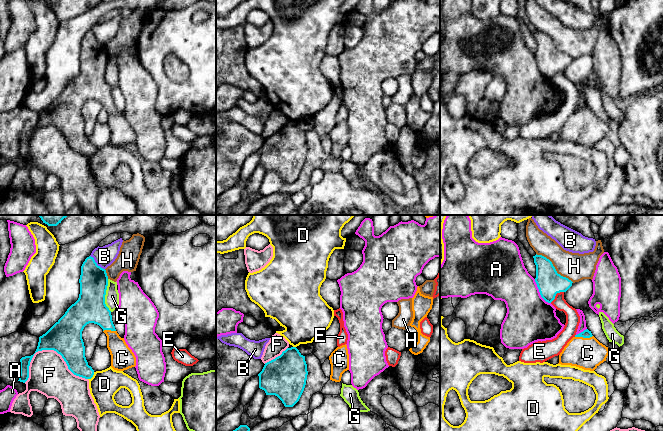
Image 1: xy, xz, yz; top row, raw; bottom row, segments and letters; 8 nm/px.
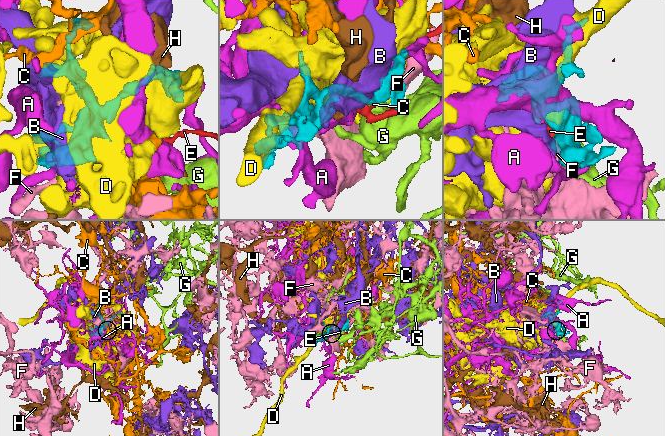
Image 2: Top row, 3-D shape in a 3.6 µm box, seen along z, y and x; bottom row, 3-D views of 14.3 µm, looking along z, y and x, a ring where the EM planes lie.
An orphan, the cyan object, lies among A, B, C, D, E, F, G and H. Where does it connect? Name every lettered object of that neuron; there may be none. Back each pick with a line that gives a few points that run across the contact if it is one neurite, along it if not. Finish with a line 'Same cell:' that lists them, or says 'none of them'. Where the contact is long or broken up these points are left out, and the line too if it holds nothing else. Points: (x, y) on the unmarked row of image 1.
C: line yz (586, 109), (583, 113), (584, 126), (587, 129)
Same cell: C

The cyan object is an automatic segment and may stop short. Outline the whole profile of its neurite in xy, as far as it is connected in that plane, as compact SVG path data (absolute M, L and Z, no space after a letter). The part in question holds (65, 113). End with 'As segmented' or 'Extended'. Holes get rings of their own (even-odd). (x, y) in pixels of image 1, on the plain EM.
M89 32L85 35L81 42L79 59L80 70L78 76L67 85L65 90L45 110L39 113L39 118L35 129L42 126L54 126L62 132L68 142L68 145L74 151L85 155L91 155L94 151L94 146L91 142L88 141L85 133L85 122L82 115L82 107L87 100L94 99L99 101L107 112L107 124L111 131L111 143L117 147L124 147L129 144L135 143L136 133L132 126L126 120L124 114L121 114L117 109L112 97L111 87L105 80L105 71L108 62L108 52L106 46L98 42L94 34Z. Extended

